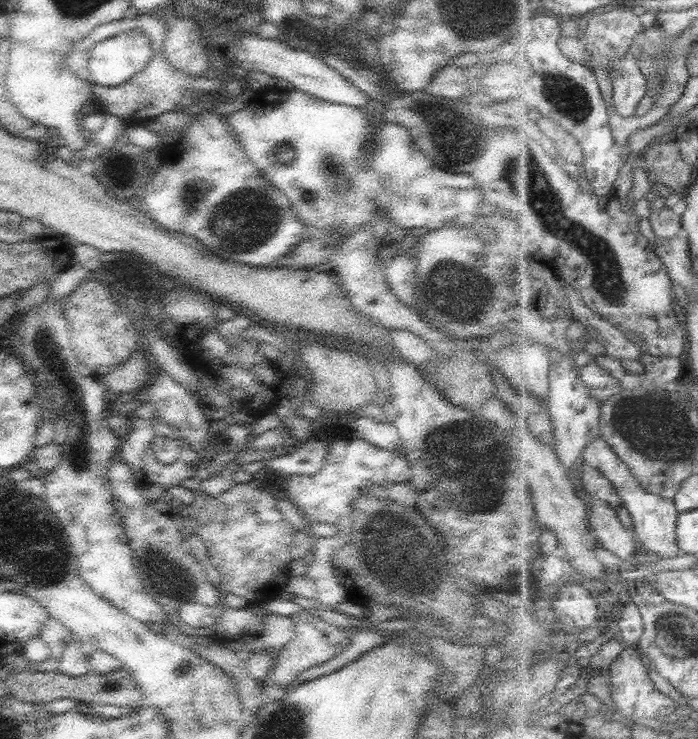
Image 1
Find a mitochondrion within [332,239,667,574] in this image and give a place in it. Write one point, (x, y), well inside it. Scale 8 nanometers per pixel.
(471, 481)

